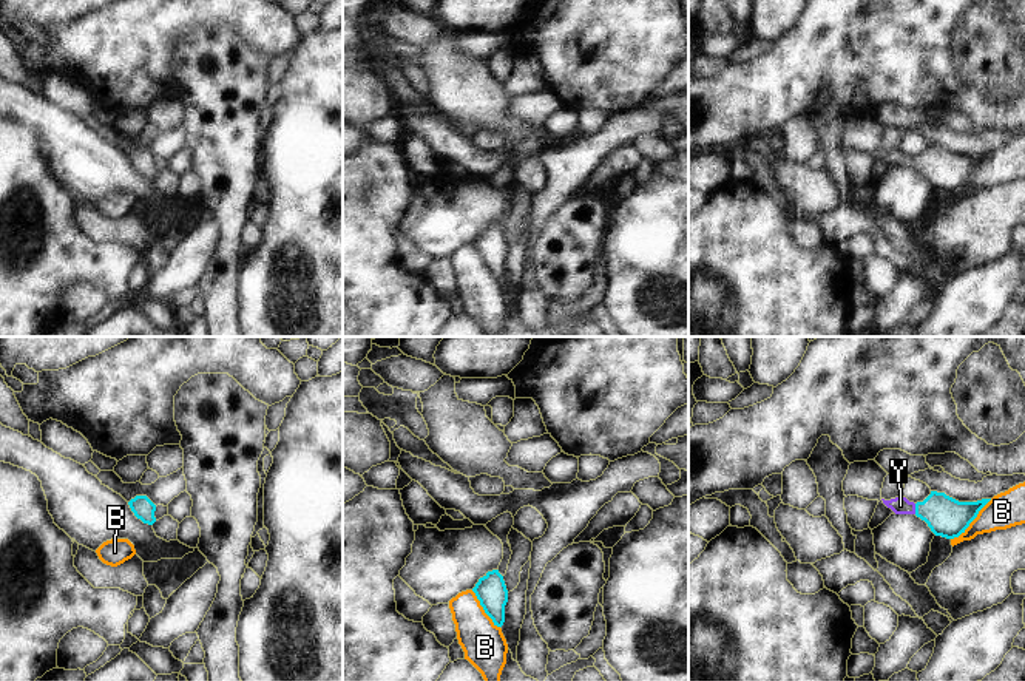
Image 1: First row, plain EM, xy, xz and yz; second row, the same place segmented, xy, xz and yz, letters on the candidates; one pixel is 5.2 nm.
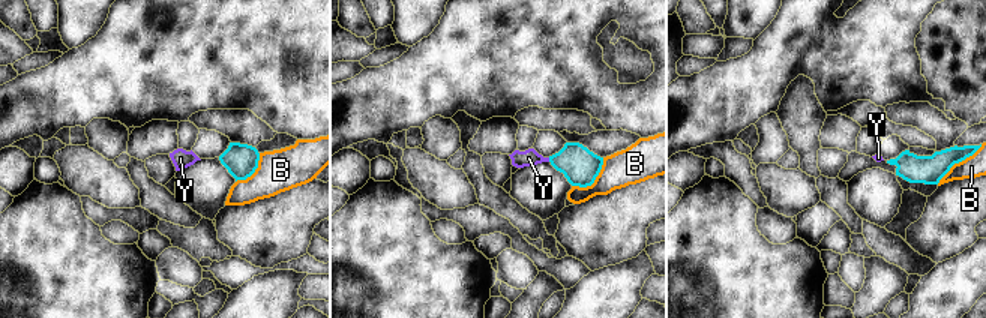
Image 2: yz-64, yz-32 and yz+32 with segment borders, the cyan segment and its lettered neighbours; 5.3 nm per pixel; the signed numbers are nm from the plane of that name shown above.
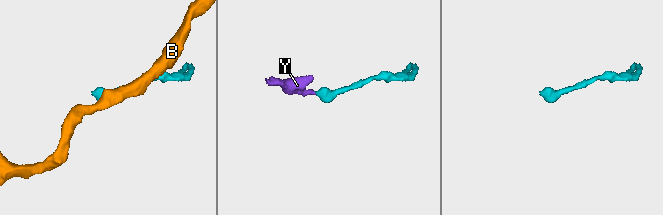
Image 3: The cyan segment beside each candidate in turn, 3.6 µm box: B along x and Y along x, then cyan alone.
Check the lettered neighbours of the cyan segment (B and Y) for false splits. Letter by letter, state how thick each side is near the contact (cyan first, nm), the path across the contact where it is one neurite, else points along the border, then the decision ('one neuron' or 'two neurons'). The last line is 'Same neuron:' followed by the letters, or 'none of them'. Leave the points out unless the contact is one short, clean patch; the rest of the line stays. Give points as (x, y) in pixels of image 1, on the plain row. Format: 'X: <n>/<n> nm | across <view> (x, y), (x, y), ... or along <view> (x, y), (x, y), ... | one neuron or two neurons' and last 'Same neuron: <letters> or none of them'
B: 200/190 nm | two neurons
Y: 200/100 nm | across yz (948, 172), (937, 164), (916, 162), (900, 159) | one neuron
Same neuron: Y

